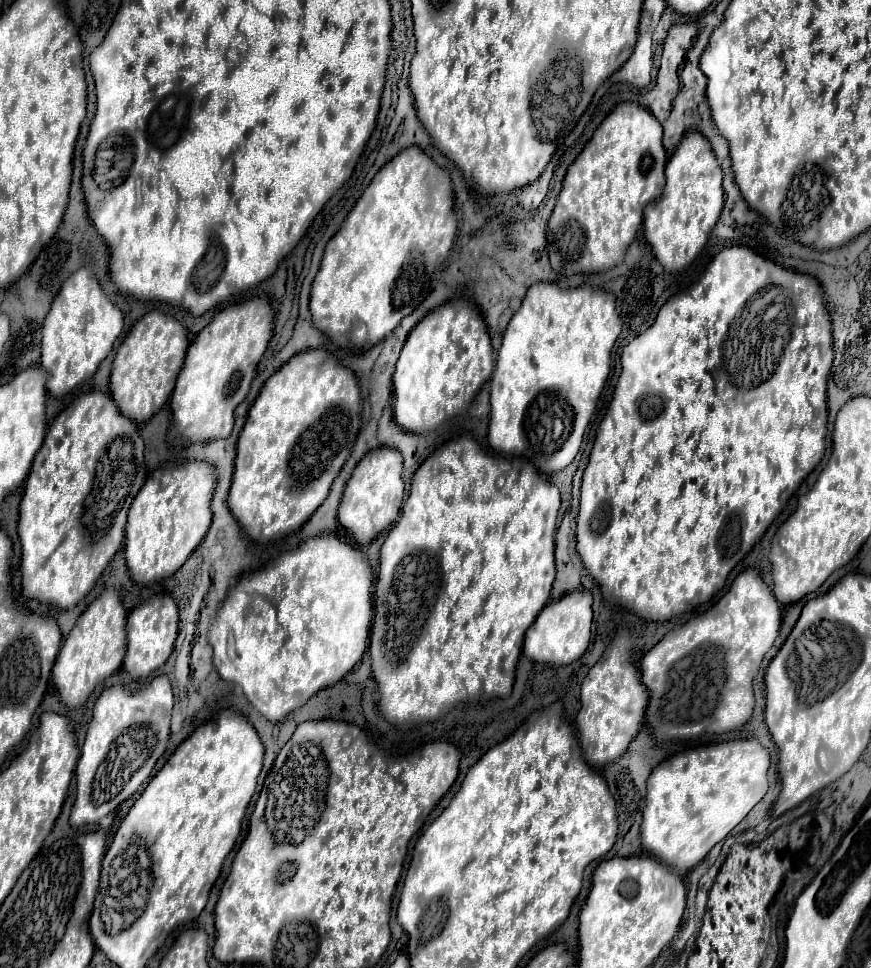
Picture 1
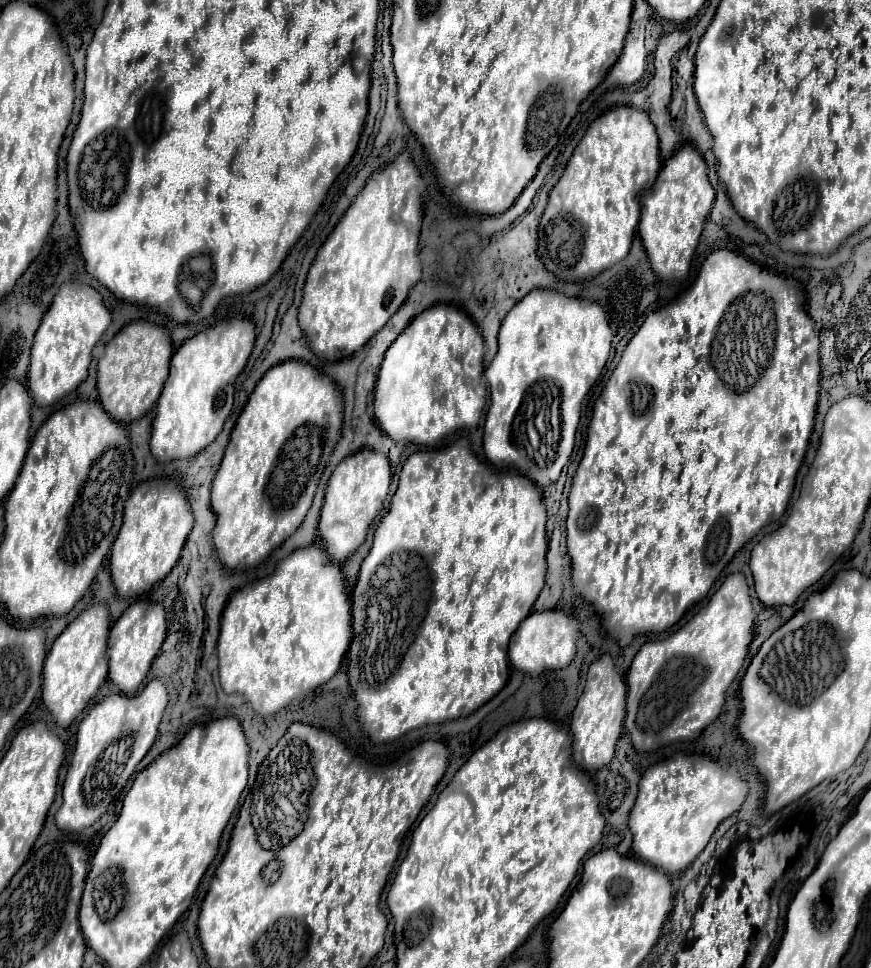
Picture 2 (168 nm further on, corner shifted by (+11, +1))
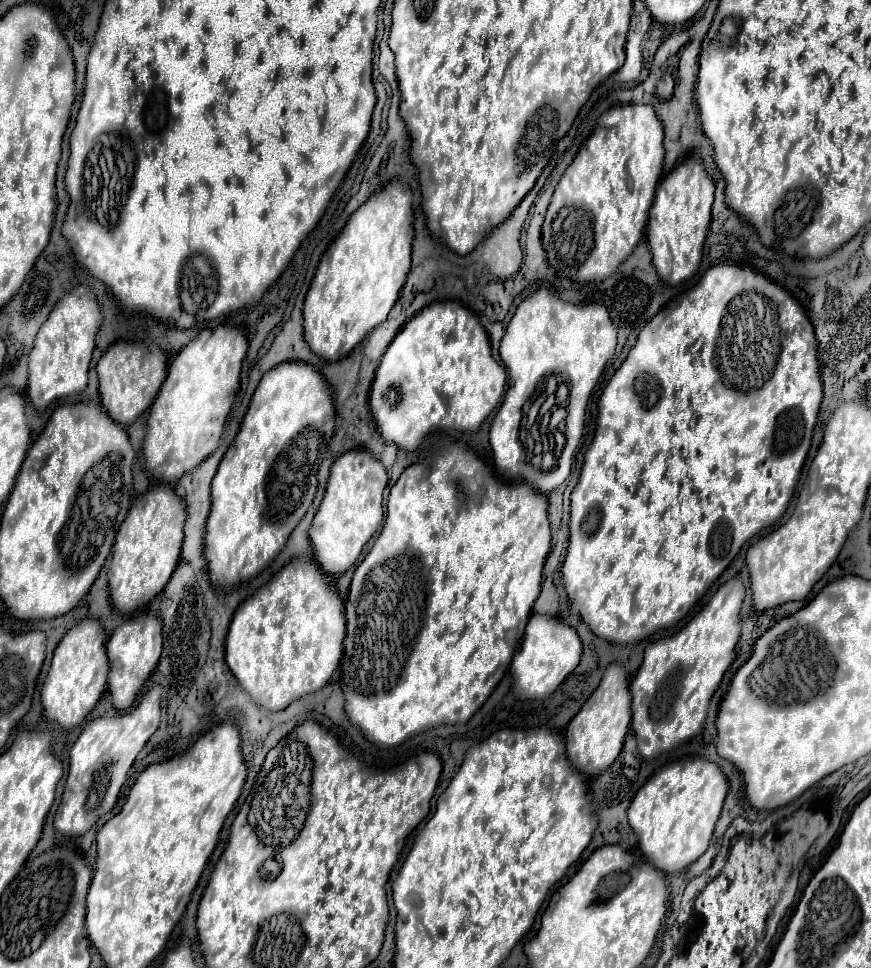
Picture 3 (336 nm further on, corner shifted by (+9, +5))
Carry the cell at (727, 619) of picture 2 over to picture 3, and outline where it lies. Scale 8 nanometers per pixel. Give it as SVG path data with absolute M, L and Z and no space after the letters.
M732 578L726 584L718 588L718 592L712 596L712 600L706 604L702 612L698 612L680 632L676 632L670 638L656 640L646 646L644 660L630 684L632 694L632 730L636 734L638 752L642 758L654 758L662 752L668 752L676 748L678 744L698 736L704 728L704 720L708 714L708 704L714 692L720 686L722 676L734 662L734 650L740 638L740 610L744 602L744 584L740 578Z

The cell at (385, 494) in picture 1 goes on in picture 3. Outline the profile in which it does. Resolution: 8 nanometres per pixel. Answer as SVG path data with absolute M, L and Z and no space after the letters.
M348 450L332 464L324 500L310 526L316 560L326 574L344 574L358 560L366 542L376 534L382 522L382 494L386 484L386 468L368 450Z

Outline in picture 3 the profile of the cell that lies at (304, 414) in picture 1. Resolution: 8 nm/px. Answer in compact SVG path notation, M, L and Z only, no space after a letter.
M282 362L262 376L240 424L240 432L212 480L212 512L206 524L206 558L214 584L228 588L242 580L250 580L280 554L290 532L314 500L318 486L316 474L328 452L328 444L332 442L334 420L336 412L328 384L310 364Z

